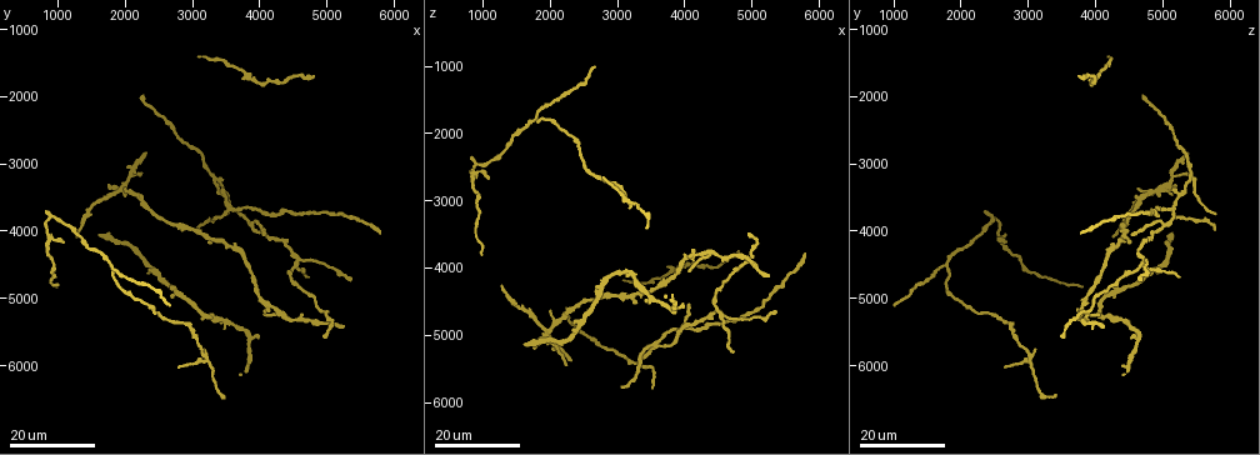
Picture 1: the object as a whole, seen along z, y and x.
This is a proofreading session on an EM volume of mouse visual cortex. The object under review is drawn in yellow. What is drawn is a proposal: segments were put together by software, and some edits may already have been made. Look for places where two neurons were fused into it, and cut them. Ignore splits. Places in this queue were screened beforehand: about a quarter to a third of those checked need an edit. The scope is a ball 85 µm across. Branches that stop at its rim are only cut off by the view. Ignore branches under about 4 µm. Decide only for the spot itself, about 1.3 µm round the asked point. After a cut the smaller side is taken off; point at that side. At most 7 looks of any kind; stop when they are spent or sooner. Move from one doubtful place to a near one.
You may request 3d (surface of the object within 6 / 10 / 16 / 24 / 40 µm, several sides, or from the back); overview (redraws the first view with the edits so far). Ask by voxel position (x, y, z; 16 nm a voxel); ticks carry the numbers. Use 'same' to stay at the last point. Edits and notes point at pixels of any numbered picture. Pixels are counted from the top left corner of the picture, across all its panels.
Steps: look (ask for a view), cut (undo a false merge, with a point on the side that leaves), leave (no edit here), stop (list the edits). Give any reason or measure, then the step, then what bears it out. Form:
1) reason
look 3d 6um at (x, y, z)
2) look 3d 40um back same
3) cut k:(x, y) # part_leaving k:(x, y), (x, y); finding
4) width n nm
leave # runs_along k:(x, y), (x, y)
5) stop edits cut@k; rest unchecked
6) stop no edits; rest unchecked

small branch off a trunk
look 3d 24um at (3250, 5950, 3050)

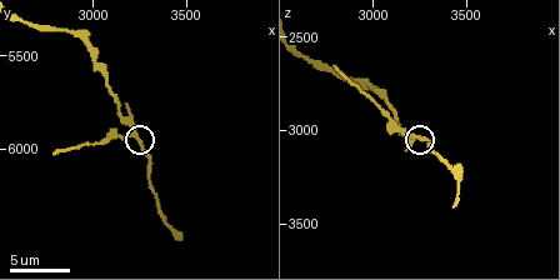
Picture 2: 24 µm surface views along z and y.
look 3d 6um at (3220, 5920, 3020)

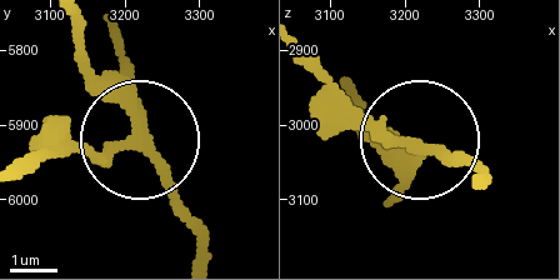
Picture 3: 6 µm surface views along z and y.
side_arm 9 um; arms 3
leave # all the same neuron

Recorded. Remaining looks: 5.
thin arm on a thick one
look 3d 24um at (3550, 3650, 5100)

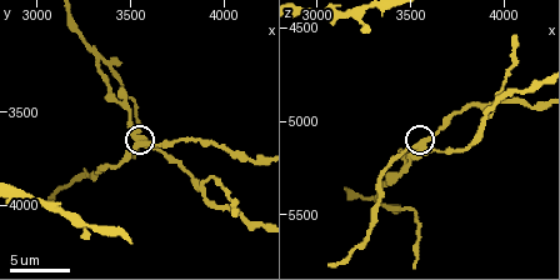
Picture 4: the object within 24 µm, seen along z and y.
look 3d 10um at (3580, 3660, 5120)

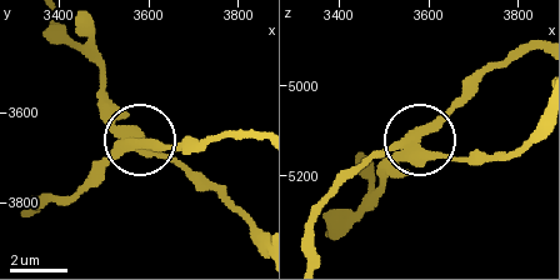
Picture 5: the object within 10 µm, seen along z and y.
arms 3
cut 5:(104, 175) # part_leaving 5:(133, 145), (253, 138); two neurons meet here

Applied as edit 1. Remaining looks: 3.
branch point
look 3d 24um at (1950, 3400, 4950)

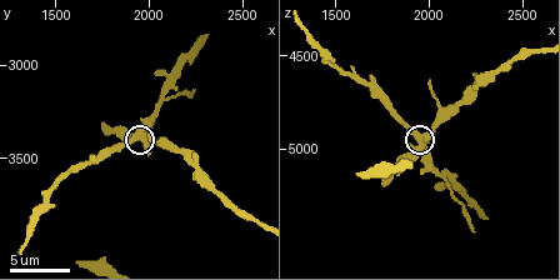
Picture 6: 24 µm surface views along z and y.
look 3d 6um at (1940, 3360, 4920)

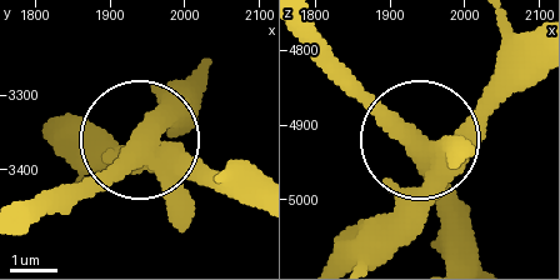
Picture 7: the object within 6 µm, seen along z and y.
look 3d 6um back at (1940, 3360, 4935)

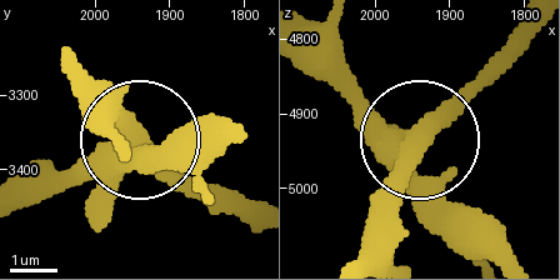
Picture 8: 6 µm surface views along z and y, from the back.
cut 8:(121, 119) # two neurons meet here

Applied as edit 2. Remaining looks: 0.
stop edits cut@5, cut@8; rest unchecked

